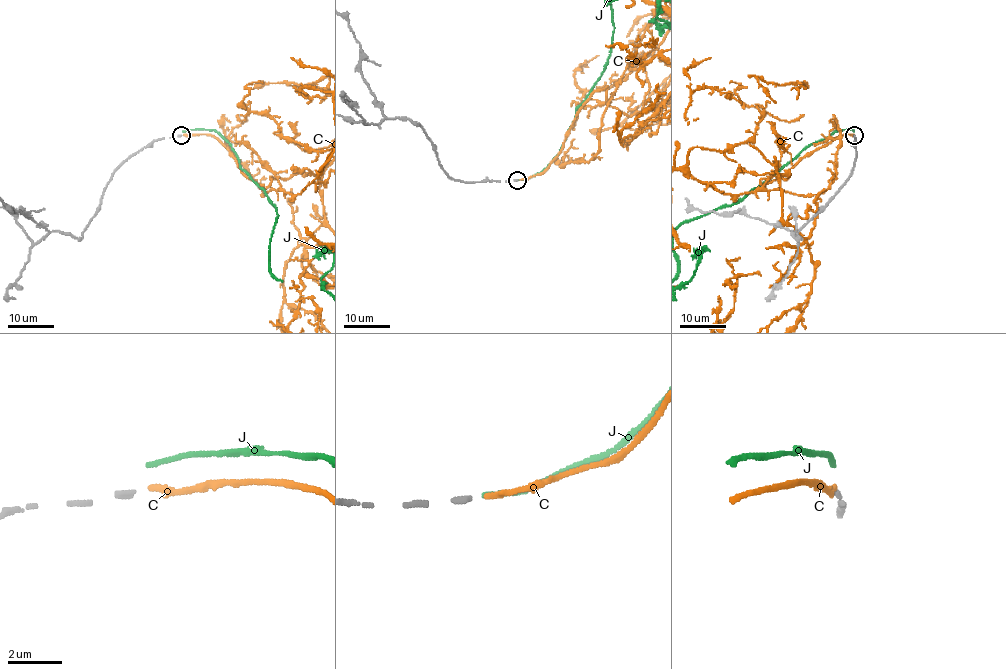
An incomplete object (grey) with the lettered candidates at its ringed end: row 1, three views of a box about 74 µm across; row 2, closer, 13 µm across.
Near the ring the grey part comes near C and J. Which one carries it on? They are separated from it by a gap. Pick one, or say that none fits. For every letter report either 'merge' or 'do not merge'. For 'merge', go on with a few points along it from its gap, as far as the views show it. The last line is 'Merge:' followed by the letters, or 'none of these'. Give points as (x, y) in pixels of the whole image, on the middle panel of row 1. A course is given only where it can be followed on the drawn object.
C: merge
J: do not merge
Merge: C

